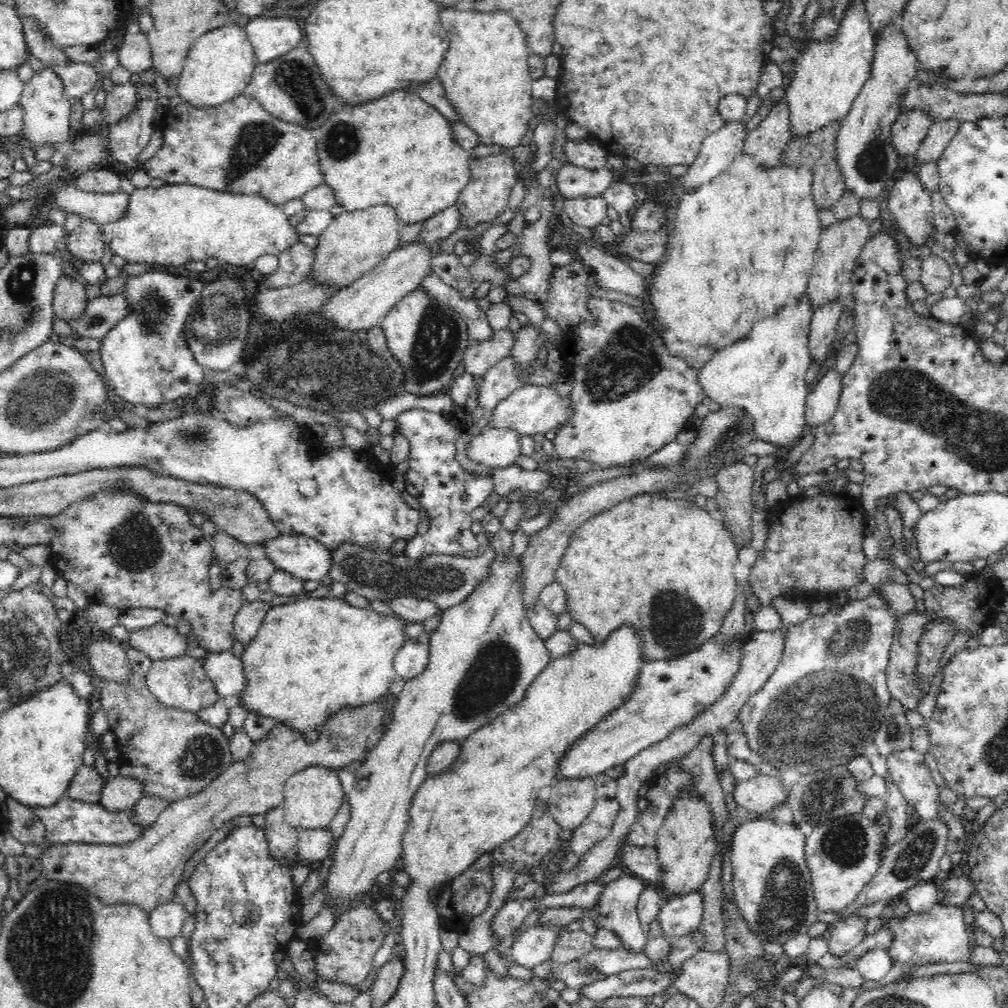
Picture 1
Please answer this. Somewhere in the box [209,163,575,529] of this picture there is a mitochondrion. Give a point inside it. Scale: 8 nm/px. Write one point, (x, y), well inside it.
(361, 377)

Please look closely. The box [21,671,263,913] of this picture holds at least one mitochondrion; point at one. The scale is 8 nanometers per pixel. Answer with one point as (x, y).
(203, 754)

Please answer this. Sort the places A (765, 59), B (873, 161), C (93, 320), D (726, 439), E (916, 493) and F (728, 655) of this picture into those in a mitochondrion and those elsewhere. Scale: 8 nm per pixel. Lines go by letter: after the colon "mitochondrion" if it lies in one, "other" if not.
A: other
B: mitochondrion
C: mitochondrion
D: mitochondrion
E: other
F: mitochondrion

